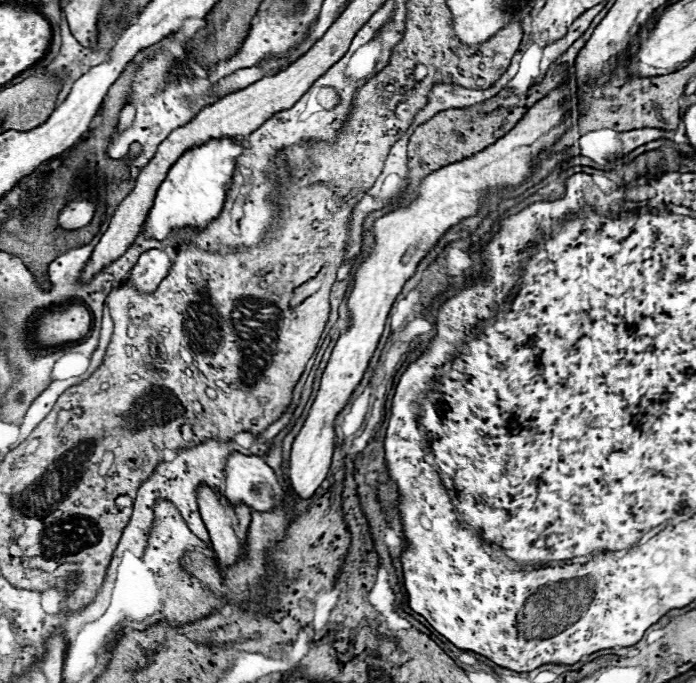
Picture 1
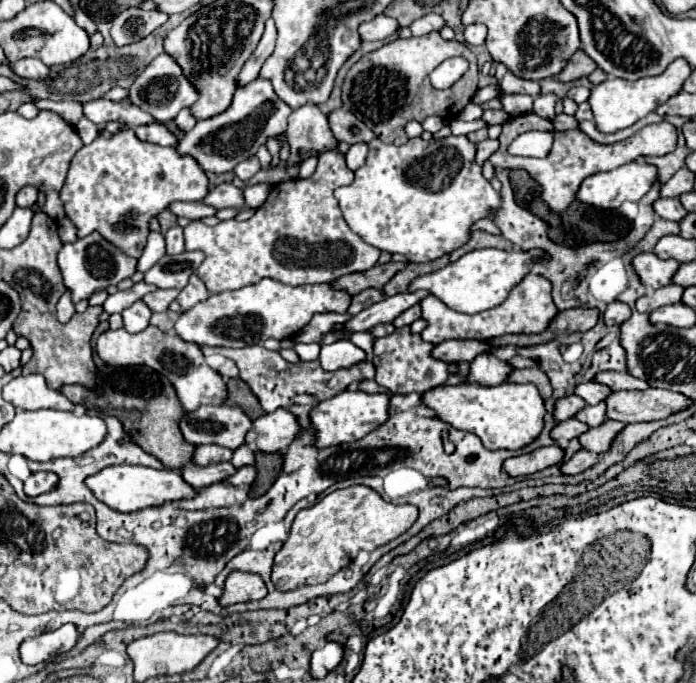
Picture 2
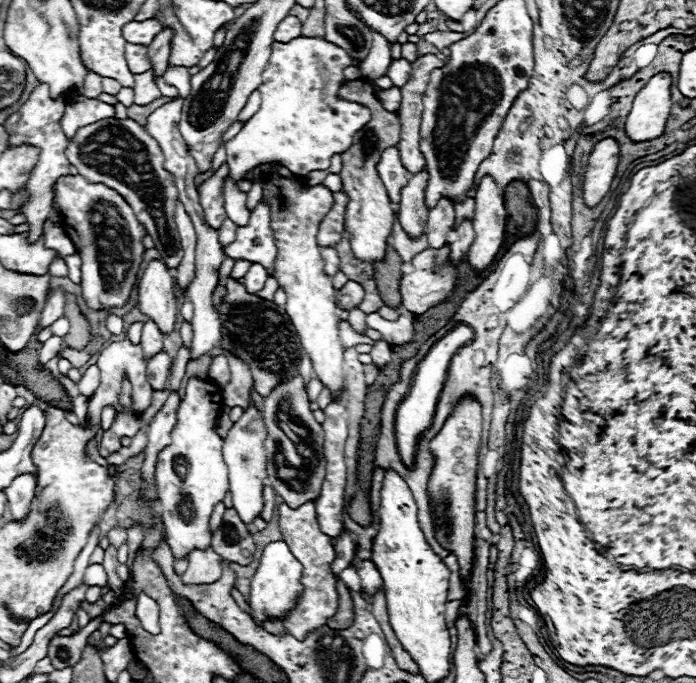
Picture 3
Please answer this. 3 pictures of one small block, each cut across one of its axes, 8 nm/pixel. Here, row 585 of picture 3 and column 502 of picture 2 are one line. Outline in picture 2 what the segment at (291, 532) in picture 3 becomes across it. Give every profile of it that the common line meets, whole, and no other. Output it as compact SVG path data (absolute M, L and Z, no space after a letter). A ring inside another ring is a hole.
M528 274L520 284L516 284L510 290L508 298L502 304L498 304L496 308L490 308L486 312L478 312L478 314L454 312L452 308L442 304L442 300L438 300L436 296L428 296L420 302L422 318L428 322L428 326L422 332L422 338L426 342L440 344L446 340L468 340L468 338L488 340L488 338L496 338L496 336L504 336L504 334L544 332L550 326L550 320L554 320L554 316L558 314L558 308L552 302L550 290L552 290L550 280L546 280L544 276L538 276L538 274Z

